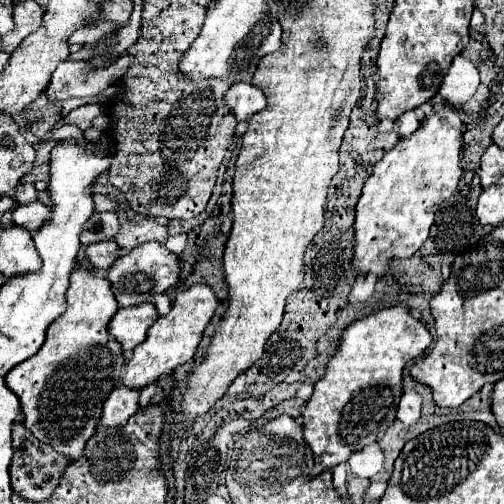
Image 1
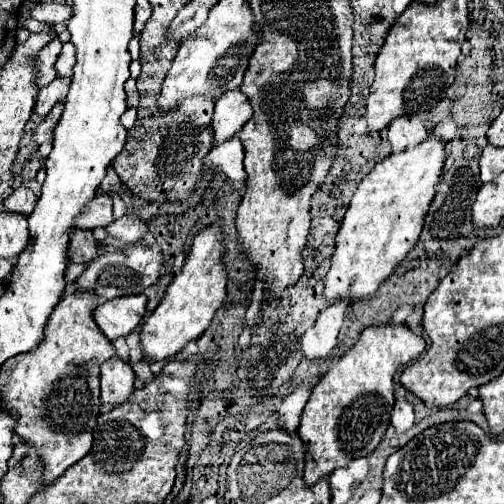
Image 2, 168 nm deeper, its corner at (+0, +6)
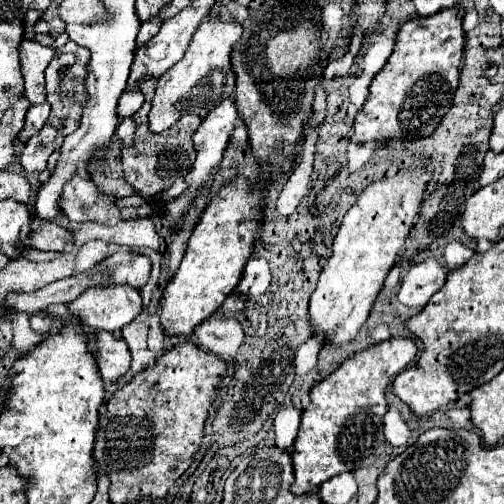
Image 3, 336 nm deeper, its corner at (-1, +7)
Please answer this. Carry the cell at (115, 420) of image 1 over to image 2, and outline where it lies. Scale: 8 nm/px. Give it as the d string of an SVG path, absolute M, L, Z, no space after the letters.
M111 357L101 365L101 401L109 407L121 405L133 393L135 373L129 363L119 357Z

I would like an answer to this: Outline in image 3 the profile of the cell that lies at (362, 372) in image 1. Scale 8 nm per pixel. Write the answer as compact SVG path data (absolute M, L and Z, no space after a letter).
M390 338L380 344L372 344L370 348L344 360L338 370L334 370L328 378L324 378L310 390L310 406L302 412L300 432L294 442L294 452L292 452L294 476L296 476L296 482L292 484L294 494L306 494L336 474L356 470L358 466L362 466L362 462L368 456L376 454L382 448L384 444L382 418L388 410L386 388L414 360L416 352L418 348L412 338Z

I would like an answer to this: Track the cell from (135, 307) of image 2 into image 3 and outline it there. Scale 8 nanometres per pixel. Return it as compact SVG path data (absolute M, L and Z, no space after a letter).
M96 286L68 304L68 310L92 330L122 330L142 310L142 298L130 286Z

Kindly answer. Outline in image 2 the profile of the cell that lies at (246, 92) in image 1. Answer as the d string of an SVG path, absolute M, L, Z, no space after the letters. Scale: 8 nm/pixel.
M239 91L223 93L217 103L215 103L215 113L213 113L213 145L219 145L233 137L241 127L251 119L253 109L249 99Z

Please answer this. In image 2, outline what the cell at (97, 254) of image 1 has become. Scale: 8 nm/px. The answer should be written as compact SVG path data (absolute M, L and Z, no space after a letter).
M73 227L69 231L69 249L67 249L69 261L91 263L97 255L99 255L99 243L93 239L93 233Z

